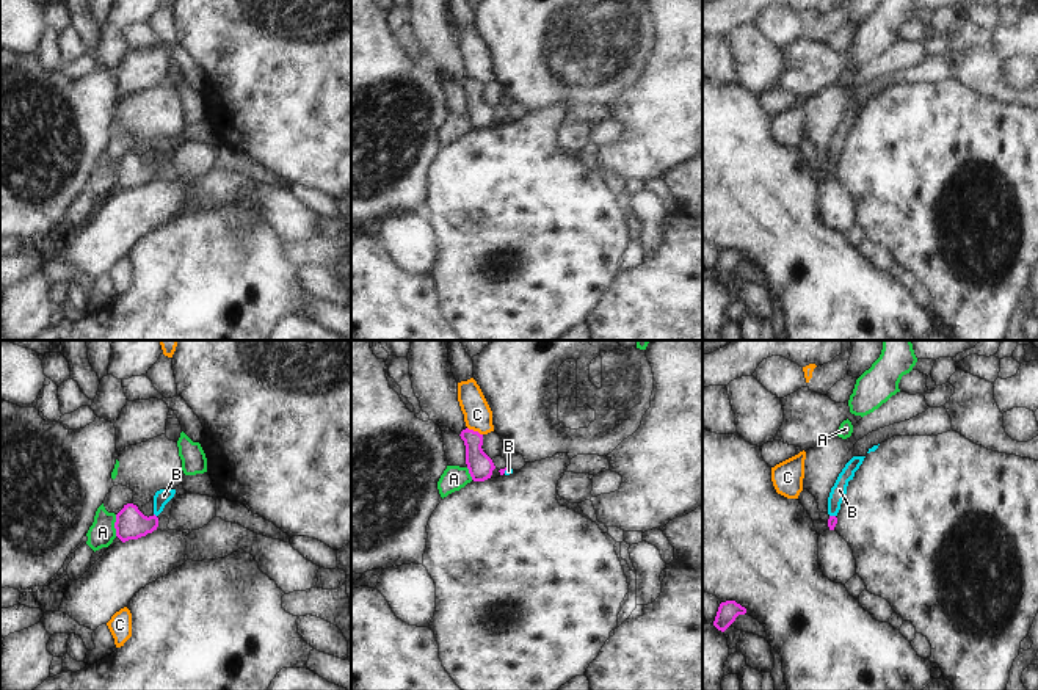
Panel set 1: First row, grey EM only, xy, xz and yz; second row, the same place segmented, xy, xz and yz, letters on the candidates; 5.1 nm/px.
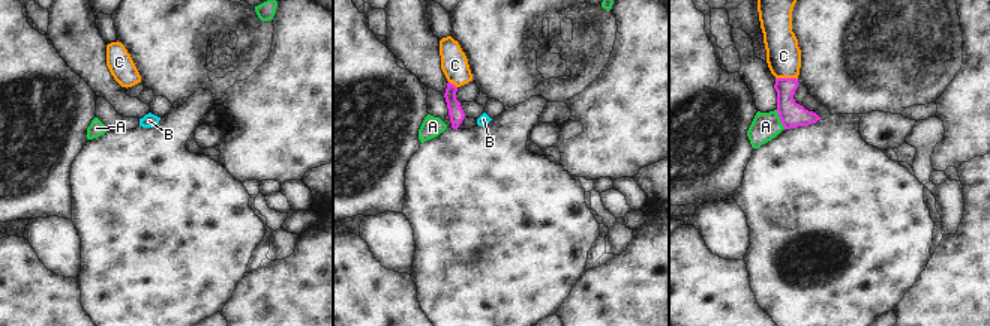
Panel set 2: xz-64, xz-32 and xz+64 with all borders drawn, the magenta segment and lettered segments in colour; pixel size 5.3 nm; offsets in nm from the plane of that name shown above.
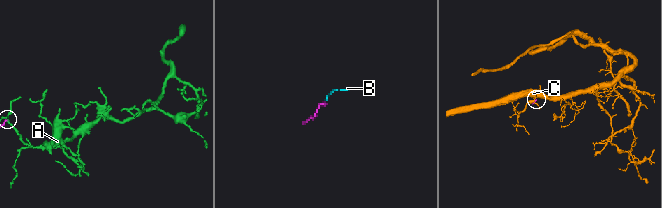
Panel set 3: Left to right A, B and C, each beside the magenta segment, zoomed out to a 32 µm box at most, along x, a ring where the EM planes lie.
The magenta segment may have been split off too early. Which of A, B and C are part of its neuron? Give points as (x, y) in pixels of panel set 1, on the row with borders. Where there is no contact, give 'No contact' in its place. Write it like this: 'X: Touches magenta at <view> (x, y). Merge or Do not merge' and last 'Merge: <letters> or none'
A: Touches magenta at xy (115, 526). Do not merge
B: Touches magenta at xz (505, 469). Merge
C: Touches magenta at xz (475, 432). Do not merge
Merge: B.

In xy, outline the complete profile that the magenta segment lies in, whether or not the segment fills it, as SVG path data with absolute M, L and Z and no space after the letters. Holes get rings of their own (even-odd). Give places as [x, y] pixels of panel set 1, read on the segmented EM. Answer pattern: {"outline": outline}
{"outline": "M127 503L124 508L116 514L116 536L125 543L129 539L138 539L152 533L158 527L158 518L144 516L136 505Z"}

